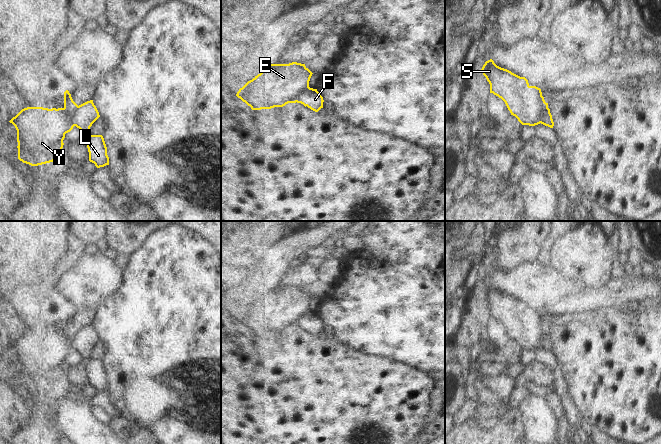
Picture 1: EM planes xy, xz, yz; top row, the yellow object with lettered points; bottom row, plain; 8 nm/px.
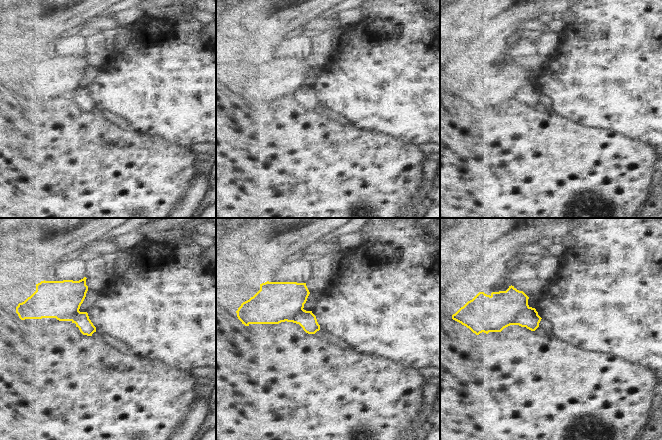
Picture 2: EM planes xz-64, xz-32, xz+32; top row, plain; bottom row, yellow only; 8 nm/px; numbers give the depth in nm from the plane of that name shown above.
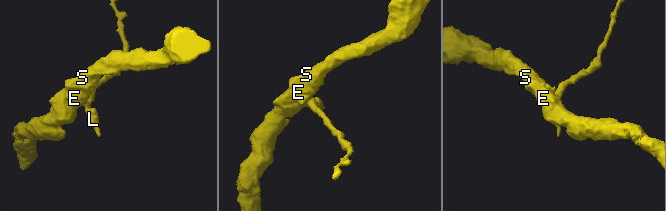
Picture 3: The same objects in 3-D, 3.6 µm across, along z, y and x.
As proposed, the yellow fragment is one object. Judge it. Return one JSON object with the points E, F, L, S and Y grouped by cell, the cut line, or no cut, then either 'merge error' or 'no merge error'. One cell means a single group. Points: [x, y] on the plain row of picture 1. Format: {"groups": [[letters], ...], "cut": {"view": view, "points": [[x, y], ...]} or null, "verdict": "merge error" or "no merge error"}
{"groups": [["E", "S", "Y"], ["F", "L"]], "cut": {"view": "xy", "points": [[78, 330], [74, 334], [73, 349]]}, "verdict": "merge error"}

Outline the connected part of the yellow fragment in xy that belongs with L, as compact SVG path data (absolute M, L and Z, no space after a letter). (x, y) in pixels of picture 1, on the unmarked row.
M93 324L79 329L74 334L73 349L82 356L82 362L85 364L89 385L94 387L97 392L109 389L107 371L102 359L91 359L90 351L100 341Z

